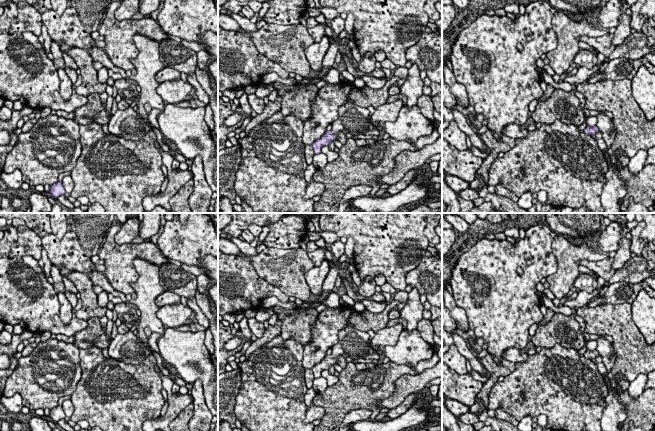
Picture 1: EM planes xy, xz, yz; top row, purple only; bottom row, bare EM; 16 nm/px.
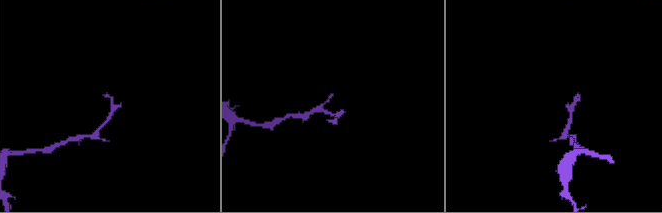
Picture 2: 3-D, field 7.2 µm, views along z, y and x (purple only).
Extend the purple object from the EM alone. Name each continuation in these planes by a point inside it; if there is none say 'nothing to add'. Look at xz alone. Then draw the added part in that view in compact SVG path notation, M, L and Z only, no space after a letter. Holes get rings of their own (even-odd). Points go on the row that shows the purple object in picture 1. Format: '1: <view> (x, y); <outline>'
1: xz (351, 117); M347 100L338 108L338 119L331 125L332 136L344 130L348 130L349 133L364 133L376 128L370 122L368 108L360 107L351 100Z

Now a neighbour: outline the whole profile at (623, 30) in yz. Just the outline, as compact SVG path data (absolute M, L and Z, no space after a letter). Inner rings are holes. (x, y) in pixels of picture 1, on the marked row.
M626 13L619 17L619 24L616 27L615 32L613 33L613 45L617 46L622 44L625 38L633 32L631 28L631 21L632 19Z

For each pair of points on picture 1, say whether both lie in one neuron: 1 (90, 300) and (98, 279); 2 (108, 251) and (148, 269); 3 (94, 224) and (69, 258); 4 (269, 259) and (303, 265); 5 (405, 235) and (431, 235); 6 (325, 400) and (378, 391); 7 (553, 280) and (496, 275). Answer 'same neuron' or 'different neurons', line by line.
1: different neurons
2: different neurons
3: same neuron
4: same neuron
5: different neurons
6: same neuron
7: different neurons

